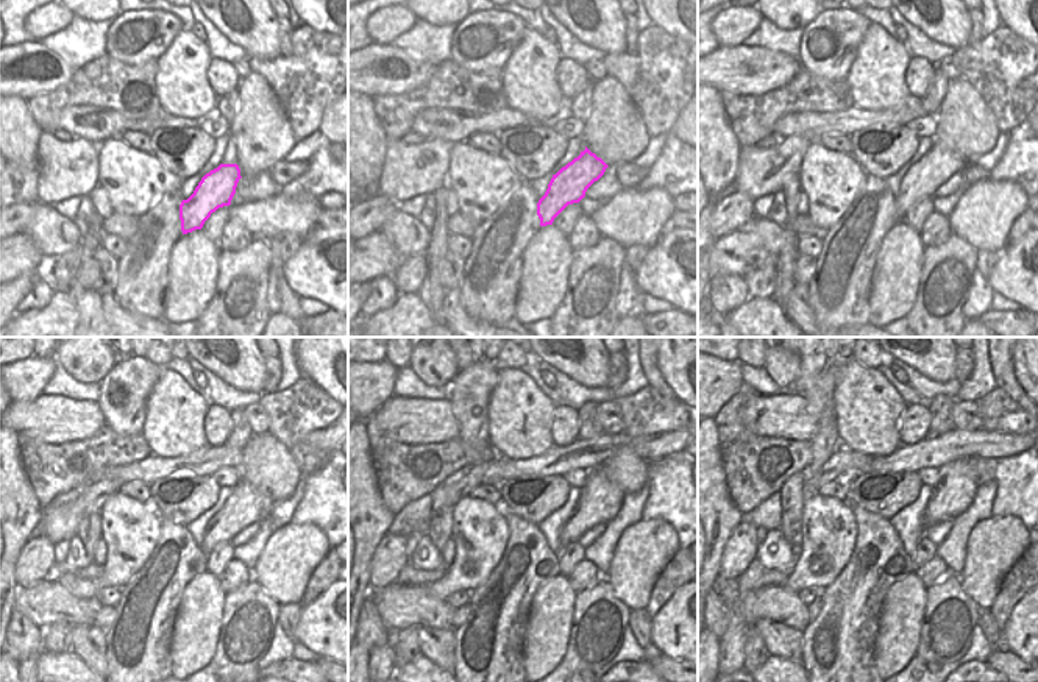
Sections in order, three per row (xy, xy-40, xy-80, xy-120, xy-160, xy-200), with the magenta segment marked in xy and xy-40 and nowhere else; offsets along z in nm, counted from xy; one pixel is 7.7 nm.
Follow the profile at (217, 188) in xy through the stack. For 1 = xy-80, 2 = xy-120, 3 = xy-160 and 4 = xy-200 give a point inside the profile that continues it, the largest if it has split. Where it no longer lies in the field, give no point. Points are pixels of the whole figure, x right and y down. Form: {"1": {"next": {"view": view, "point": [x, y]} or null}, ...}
{"1": {"next": {"view": "xy-80", "point": [940, 163]}}, "2": {"next": {"view": "xy-120", "point": [247, 504]}}, "3": {"next": {"view": "xy-160", "point": [600, 501]}}, "4": {"next": {"view": "xy-200", "point": [952, 495]}}}

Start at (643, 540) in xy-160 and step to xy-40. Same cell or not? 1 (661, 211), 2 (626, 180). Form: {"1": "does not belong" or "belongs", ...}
{"1": "belongs", "2": "does not belong"}

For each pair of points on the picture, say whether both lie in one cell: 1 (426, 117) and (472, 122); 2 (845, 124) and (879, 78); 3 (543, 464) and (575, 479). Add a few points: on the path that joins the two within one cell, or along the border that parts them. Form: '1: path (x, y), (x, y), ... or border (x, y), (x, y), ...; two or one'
1: path (437, 120), (461, 122); one
2: border (854, 105), (863, 110), (890, 110), (895, 106); two
3: border (589, 470), (570, 468), (562, 475); two

